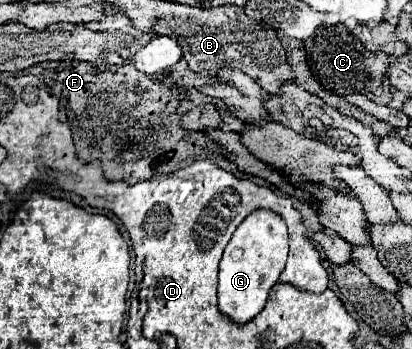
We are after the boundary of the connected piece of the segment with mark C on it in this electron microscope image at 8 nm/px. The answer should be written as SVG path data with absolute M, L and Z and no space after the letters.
M344 24L320 28L316 34L316 40L304 40L302 46L304 46L304 50L308 50L306 62L308 62L314 78L322 84L322 88L326 88L338 96L360 92L360 94L372 98L374 102L384 104L382 84L386 84L386 88L388 88L386 72L388 72L390 60L394 56L388 56L388 52L368 50L360 40L356 40L356 34L352 30L348 30Z

